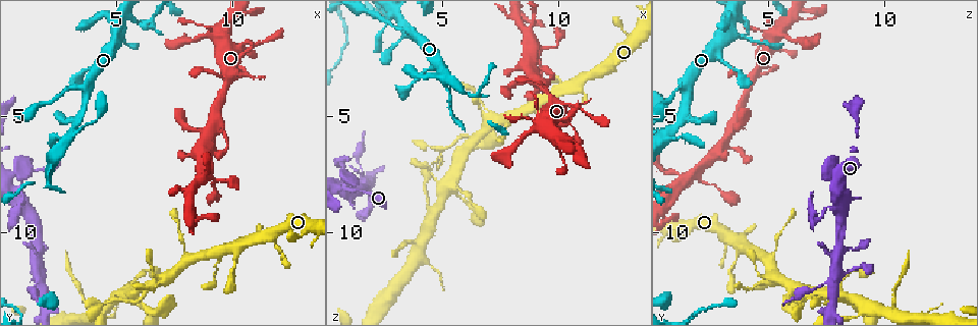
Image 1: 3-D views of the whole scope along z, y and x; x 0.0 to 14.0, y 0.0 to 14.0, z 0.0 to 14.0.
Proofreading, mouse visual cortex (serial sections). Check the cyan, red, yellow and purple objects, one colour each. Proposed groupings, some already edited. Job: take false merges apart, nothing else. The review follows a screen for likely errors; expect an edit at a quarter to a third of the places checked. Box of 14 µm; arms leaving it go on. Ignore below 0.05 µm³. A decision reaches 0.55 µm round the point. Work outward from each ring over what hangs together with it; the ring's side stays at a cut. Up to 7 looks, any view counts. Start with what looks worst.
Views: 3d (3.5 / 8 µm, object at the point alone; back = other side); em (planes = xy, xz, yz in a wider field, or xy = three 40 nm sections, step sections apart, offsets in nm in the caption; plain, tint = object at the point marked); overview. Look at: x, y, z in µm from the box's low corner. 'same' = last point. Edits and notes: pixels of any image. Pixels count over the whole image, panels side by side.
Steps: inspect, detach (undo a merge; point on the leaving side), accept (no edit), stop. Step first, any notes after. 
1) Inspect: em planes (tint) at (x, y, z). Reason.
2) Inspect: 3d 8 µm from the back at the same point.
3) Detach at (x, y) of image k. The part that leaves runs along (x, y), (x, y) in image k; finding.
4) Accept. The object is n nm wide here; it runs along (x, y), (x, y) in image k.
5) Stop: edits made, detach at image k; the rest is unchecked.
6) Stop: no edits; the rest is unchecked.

Inspect: 3d 3.5 µm at (6.2, 1.1, 4.1).

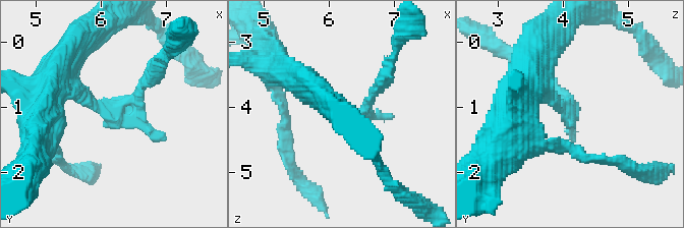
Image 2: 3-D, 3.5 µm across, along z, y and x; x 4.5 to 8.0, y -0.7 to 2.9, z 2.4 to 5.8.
Inspect: em xy step 5 (plain) at (6.20, 1.10, 4.05). Shape alone is not enough.

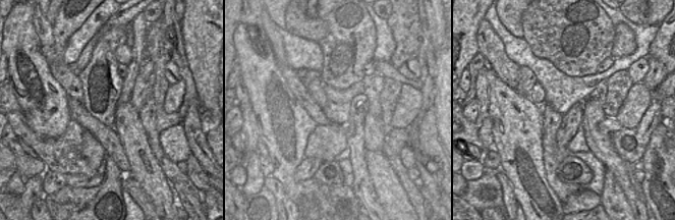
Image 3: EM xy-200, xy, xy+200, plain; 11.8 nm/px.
Inspect: em xy step 5 (tint) at the same point. With the object marked.

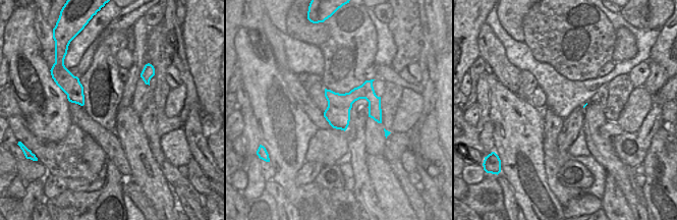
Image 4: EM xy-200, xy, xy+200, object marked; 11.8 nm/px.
Accept. It runs along (61, 88), (111, 115), (152, 77) in image 2; one cell here.

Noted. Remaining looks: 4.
Inspect: 3d 8 µm at (1.6, 11.9, 7.8). Four arms meet.

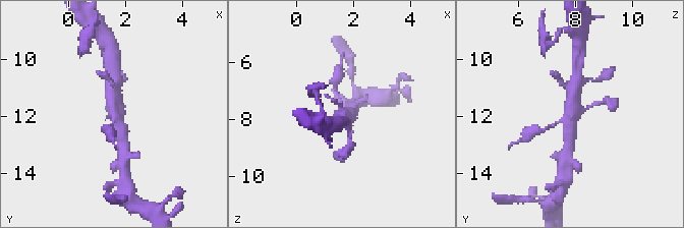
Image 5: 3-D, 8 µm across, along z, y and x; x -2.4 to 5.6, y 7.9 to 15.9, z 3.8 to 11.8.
Inspect: em xy step 5 (tint) at (1.6, 11.9, 7.8). 4 arms meet here; the arms are 100, 200, 400, 450 nm wide.

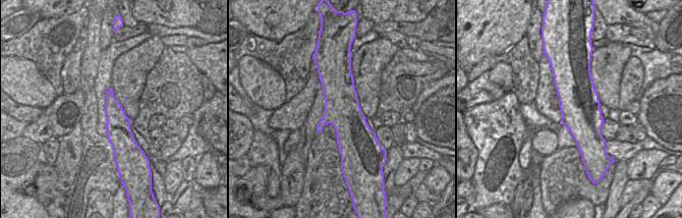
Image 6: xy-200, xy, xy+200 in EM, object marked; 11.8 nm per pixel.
Accept. One cell here.

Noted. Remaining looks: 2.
Stop: no edits; the rest is unchecked.

